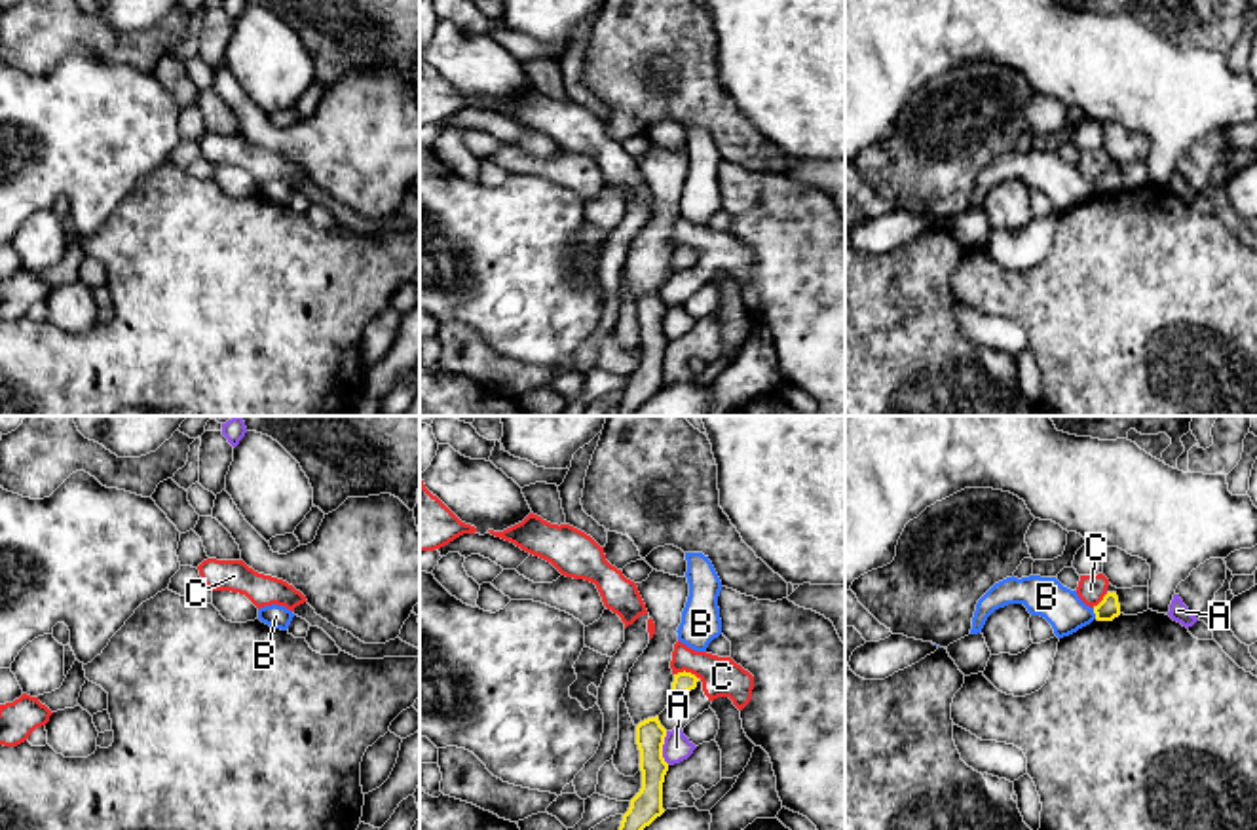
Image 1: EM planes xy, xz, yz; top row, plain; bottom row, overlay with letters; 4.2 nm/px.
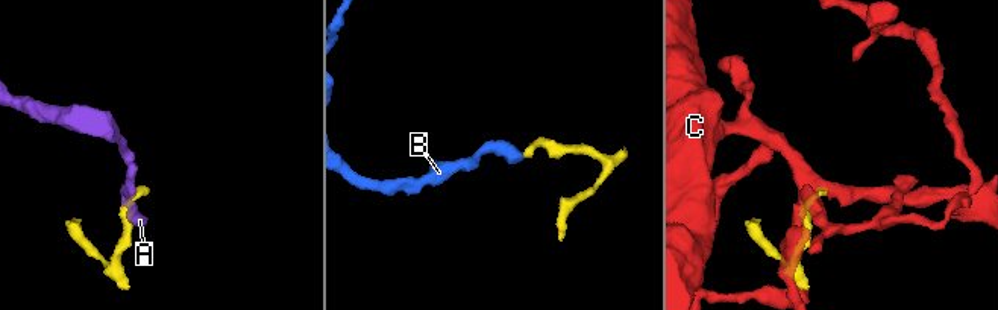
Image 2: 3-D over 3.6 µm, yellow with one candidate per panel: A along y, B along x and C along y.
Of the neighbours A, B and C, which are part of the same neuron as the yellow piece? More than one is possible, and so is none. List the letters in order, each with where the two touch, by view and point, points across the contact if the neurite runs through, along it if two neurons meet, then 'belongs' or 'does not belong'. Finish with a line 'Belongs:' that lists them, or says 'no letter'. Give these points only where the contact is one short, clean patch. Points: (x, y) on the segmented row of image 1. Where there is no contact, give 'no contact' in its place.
A: meets yellow in xz at (661, 749); border along xz (665, 732), (663, 758), (669, 764); does not belong
B: meets yellow in yz at (1094, 612); border along yz (1092, 608), (1096, 618); does not belong
C: meets yellow in xz at (684, 671); border along xz (675, 673), (688, 671), (697, 679); does not belong
Belongs: no letter

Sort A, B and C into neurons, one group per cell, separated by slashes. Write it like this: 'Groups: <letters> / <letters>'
Groups: A / B / C

